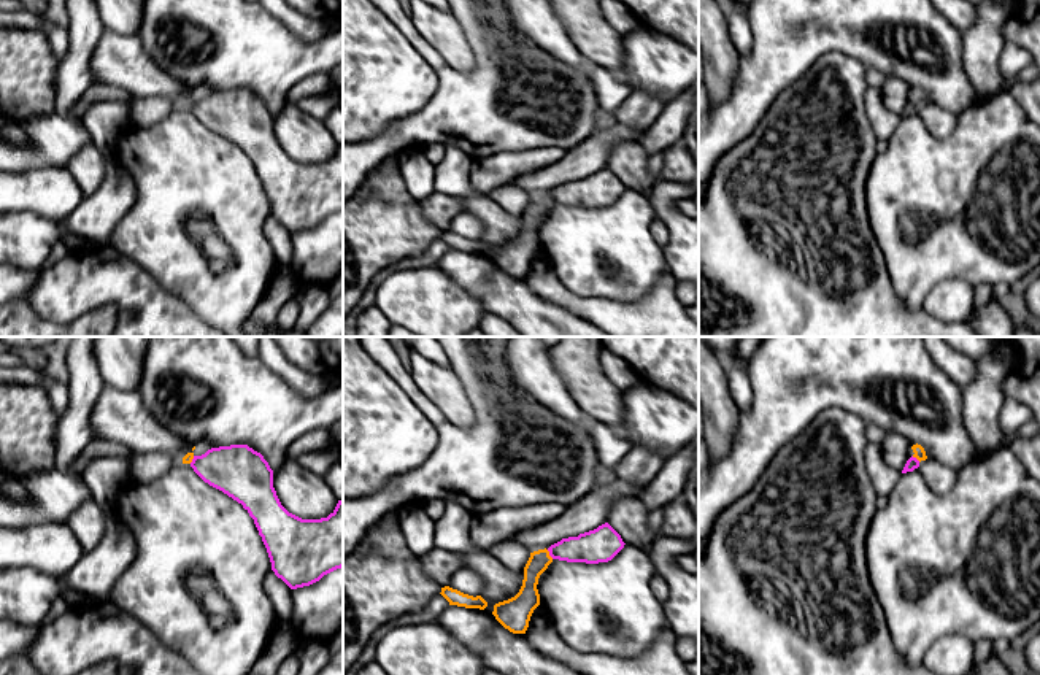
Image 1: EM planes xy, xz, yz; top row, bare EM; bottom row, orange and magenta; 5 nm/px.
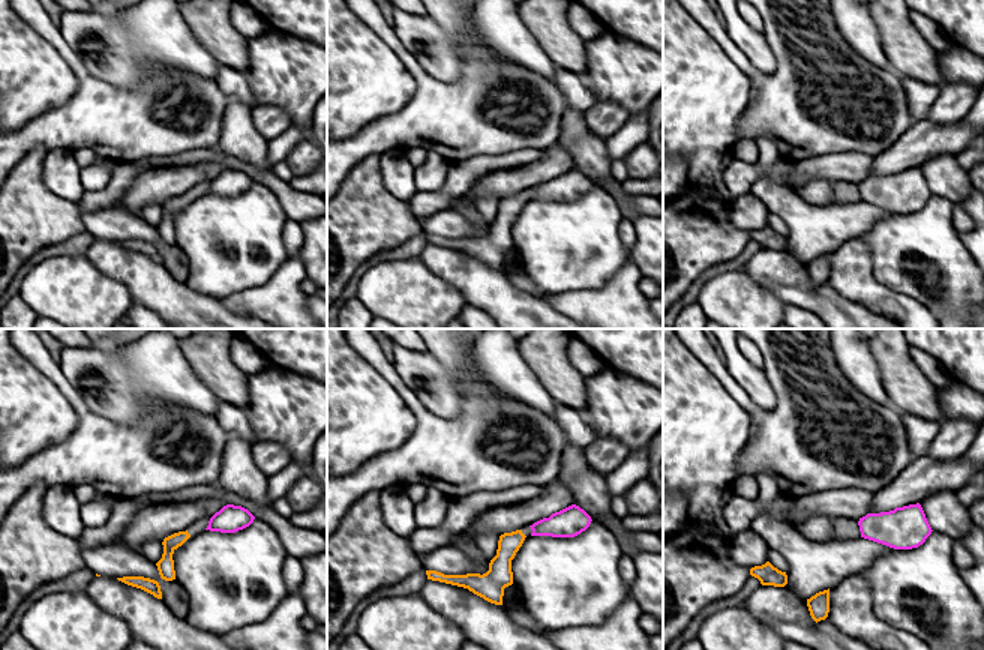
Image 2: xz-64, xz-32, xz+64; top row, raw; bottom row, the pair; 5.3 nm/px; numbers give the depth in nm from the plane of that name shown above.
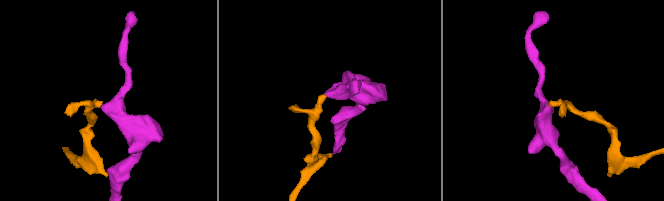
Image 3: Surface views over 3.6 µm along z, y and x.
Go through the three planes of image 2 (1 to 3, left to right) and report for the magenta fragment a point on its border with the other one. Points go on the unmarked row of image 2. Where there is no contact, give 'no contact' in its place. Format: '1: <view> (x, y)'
1: no contact
2: no contact
3: no contact

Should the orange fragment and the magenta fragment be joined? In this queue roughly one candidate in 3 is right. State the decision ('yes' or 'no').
no

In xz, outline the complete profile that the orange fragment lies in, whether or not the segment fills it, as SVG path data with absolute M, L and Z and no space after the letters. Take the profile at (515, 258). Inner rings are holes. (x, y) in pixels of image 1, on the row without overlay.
M546 192L530 197L524 211L524 224L519 237L494 249L492 259L510 276L526 278L530 260L540 249L540 238L537 233L538 222L551 206L553 202Z

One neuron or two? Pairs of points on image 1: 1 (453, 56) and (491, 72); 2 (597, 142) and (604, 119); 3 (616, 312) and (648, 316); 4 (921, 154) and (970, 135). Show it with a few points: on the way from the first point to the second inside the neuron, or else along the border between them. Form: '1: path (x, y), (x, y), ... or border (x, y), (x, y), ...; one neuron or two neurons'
1: border (462, 30), (473, 56), (473, 67), (469, 72); two neurons
2: border (616, 121), (596, 132); two neurons
3: path (624, 316), (640, 316); one neuron
4: path (934, 154), (951, 154), (958, 148); one neuron

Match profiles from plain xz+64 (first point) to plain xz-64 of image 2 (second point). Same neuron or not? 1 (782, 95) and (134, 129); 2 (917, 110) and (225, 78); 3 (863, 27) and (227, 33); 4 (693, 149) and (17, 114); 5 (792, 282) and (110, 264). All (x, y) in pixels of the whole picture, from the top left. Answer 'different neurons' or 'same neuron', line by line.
1: same neuron
2: same neuron
3: different neurons
4: same neuron
5: same neuron

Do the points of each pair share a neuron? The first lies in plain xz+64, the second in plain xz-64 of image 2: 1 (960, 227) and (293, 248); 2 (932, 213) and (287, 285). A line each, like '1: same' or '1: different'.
1: same
2: different

